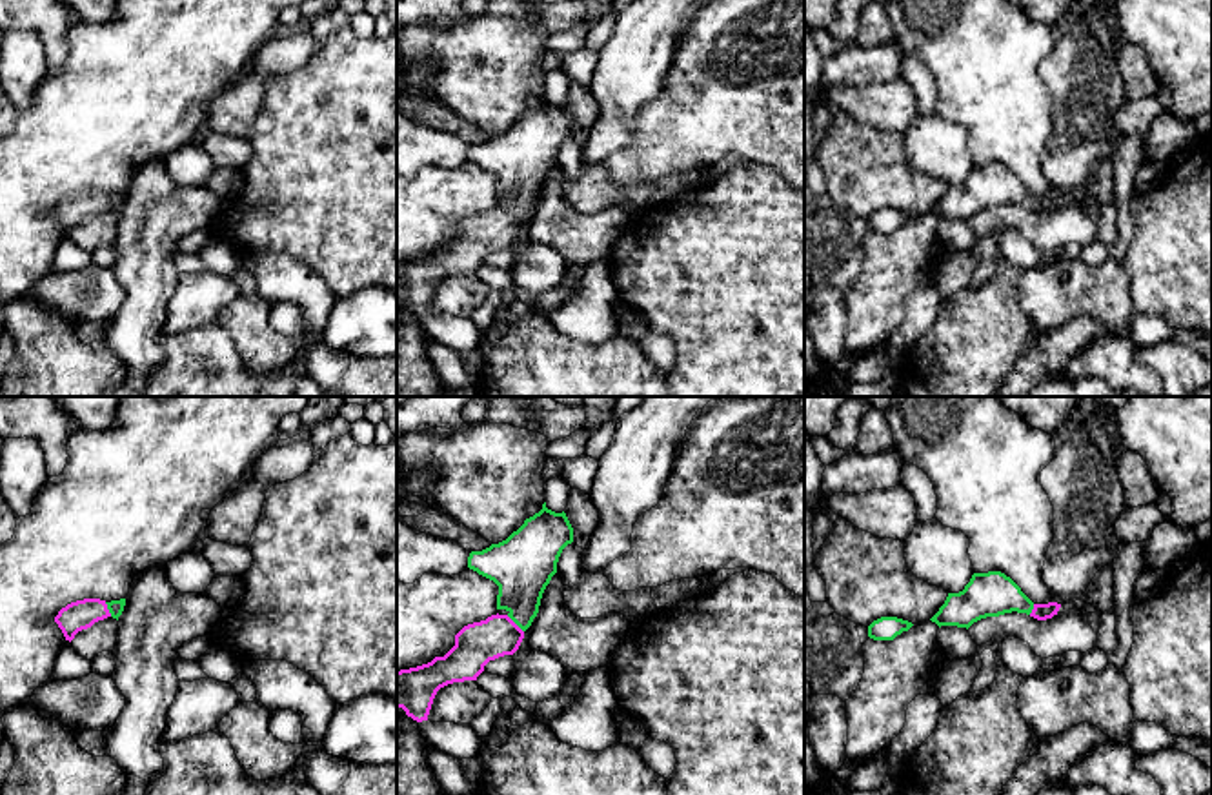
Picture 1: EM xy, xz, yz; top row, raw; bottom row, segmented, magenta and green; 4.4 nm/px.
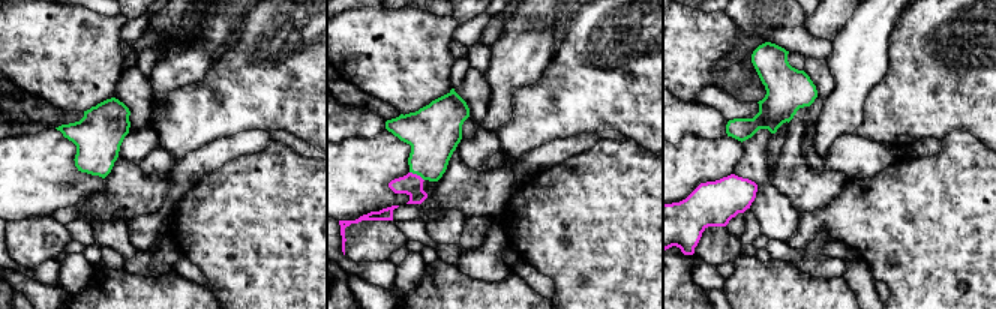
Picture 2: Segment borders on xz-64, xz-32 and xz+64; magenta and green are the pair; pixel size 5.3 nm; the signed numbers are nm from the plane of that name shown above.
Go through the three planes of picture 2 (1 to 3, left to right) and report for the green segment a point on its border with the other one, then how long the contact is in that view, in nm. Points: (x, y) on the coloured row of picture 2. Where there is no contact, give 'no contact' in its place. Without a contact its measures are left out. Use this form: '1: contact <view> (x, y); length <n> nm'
1: no contact
2: contact xz-32 (416, 174); length 90 nm
3: no contact

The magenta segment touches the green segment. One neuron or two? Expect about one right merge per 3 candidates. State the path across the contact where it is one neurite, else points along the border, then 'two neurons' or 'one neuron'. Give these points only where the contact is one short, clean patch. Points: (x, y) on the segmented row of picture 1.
runs through xz (475, 644), (501, 635), (515, 624), (521, 615), (521, 568); one neuron

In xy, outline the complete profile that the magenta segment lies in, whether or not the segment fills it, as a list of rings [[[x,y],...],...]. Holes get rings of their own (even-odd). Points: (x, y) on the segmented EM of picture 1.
[[[84,599],[67,604],[58,611],[55,622],[62,629],[66,640],[73,640],[75,635],[82,629],[91,628],[95,622],[113,617],[118,620],[126,606],[126,599],[120,600],[100,600],[100,599]]]

